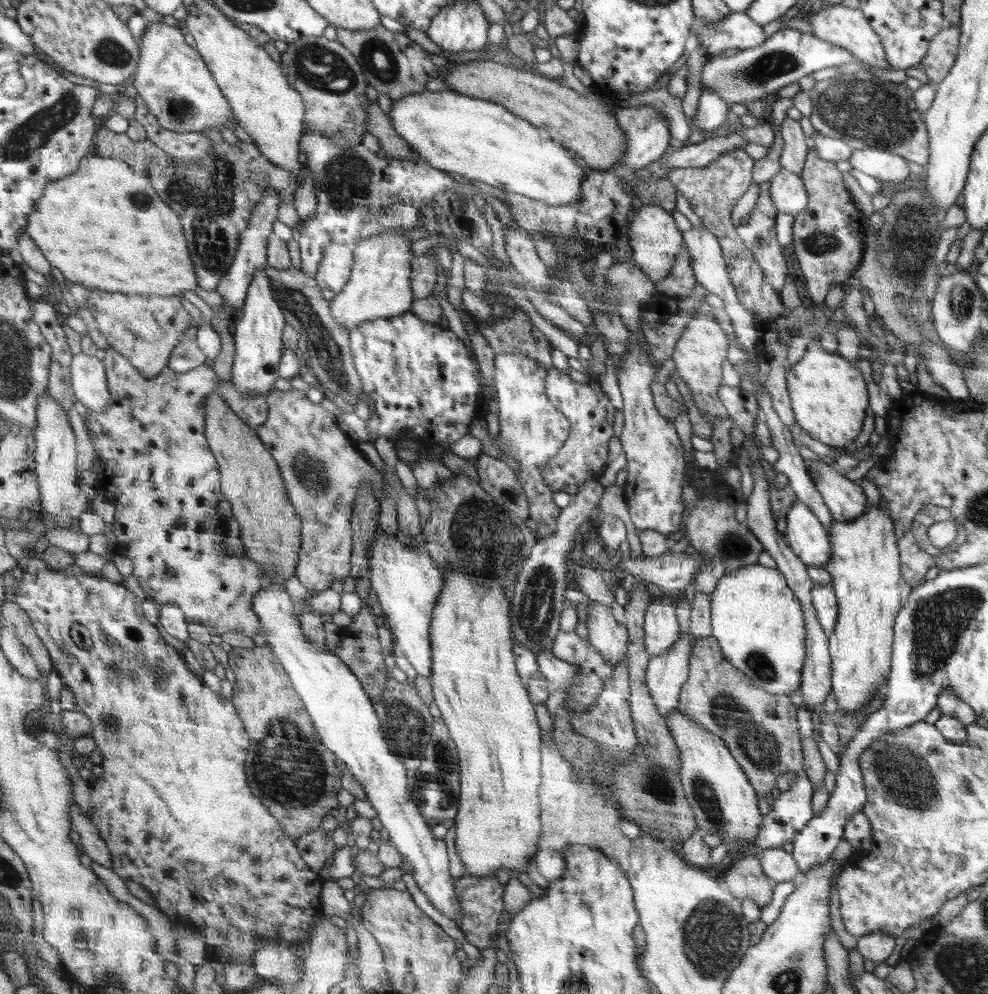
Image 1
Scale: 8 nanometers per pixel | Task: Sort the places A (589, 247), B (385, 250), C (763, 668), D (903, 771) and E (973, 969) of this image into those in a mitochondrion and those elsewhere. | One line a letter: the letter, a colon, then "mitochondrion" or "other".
A: other
B: other
C: mitochondrion
D: mitochondrion
E: mitochondrion

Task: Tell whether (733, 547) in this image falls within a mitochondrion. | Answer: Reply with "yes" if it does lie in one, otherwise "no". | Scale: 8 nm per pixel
yes

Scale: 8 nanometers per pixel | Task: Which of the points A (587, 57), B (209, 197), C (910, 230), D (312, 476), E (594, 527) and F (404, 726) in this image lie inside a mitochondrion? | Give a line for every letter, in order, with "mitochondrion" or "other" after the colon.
A: other
B: mitochondrion
C: mitochondrion
D: mitochondrion
E: other
F: mitochondrion

